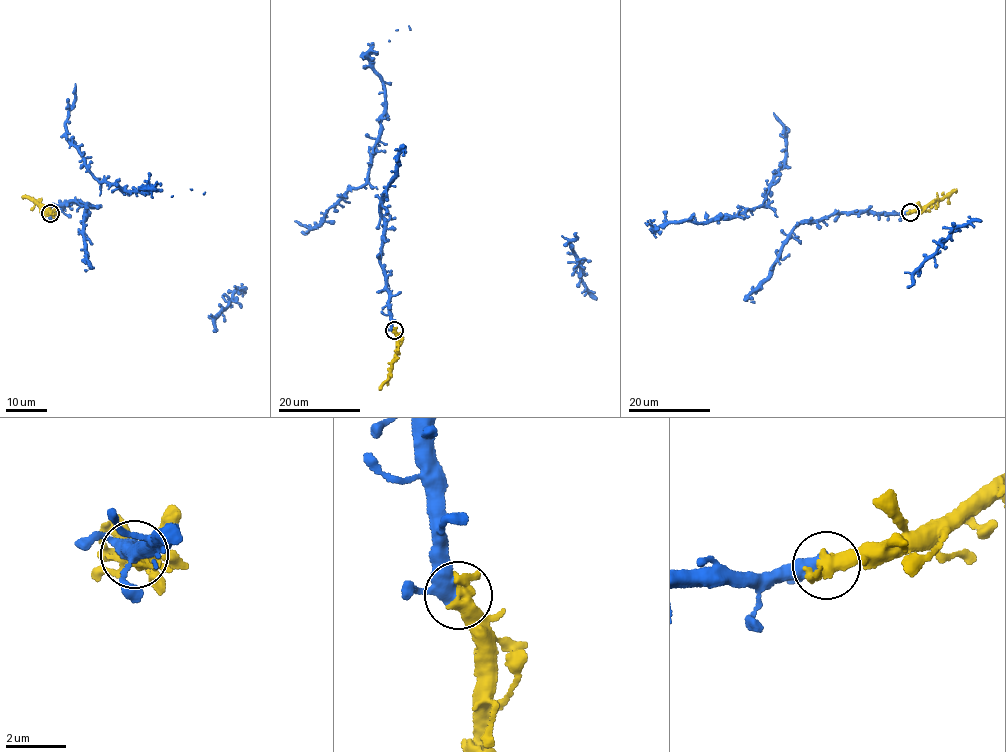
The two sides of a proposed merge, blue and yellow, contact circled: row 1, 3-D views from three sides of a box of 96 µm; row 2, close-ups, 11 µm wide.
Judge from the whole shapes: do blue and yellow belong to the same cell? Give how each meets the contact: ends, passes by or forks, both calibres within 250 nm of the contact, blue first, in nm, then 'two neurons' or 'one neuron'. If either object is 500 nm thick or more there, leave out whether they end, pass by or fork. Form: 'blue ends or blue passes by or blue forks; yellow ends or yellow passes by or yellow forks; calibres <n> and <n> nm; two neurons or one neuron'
calibres 400 and 550 nm; one neuron

